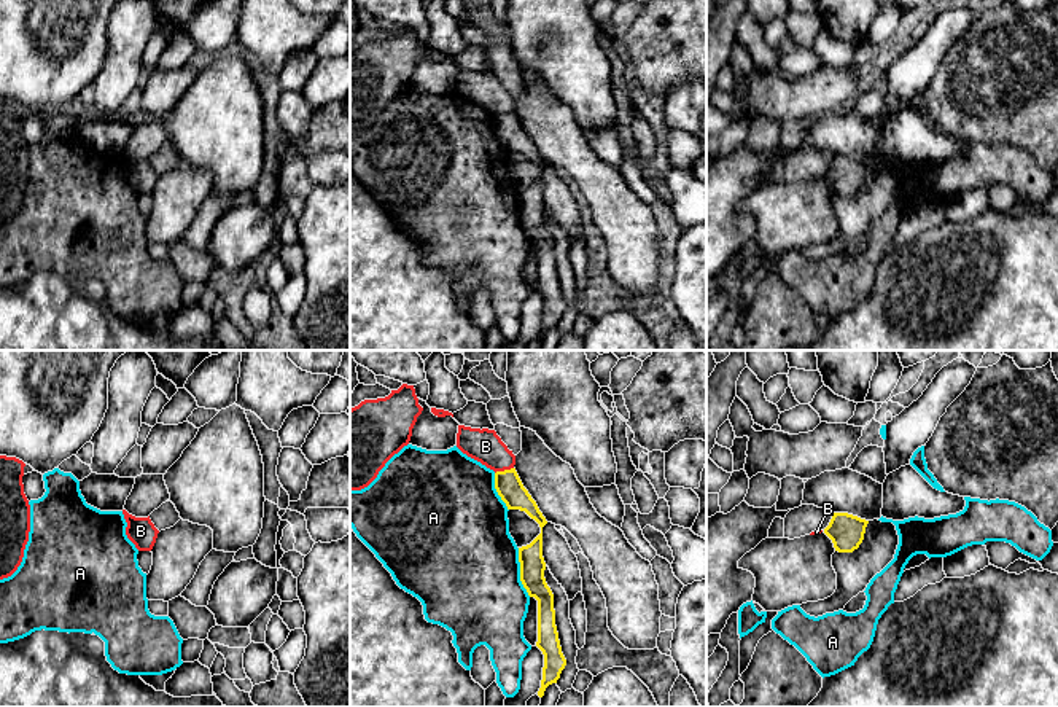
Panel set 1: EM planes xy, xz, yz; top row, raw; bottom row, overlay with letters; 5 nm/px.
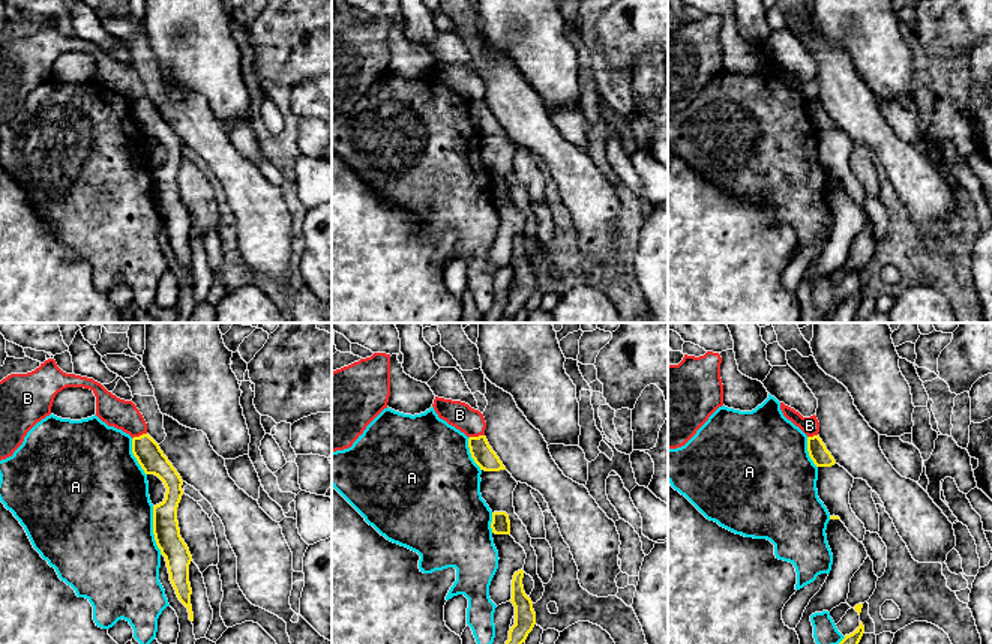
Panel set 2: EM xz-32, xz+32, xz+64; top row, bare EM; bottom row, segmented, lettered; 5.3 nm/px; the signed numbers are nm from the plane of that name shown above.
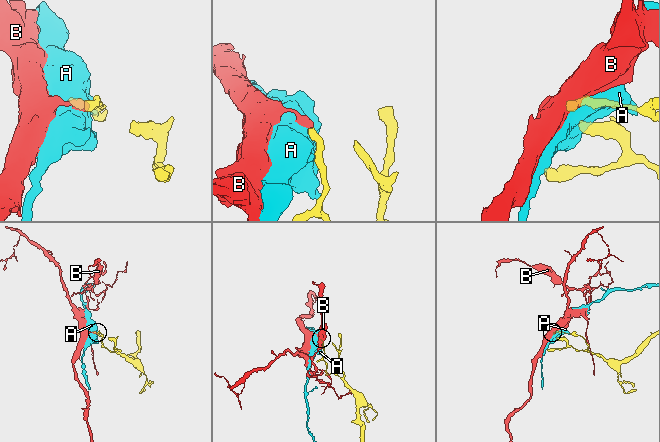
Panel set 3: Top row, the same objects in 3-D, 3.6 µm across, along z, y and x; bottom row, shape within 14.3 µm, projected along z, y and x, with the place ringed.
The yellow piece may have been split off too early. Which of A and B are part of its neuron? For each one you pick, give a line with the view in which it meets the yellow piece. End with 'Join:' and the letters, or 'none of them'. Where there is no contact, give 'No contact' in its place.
Join: none of them

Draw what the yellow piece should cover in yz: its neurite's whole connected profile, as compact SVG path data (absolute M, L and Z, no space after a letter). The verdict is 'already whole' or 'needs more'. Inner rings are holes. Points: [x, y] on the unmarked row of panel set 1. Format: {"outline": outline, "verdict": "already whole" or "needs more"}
{"outline": "M834 156L824 177L832 183L835 194L853 196L864 183L869 164L848 156Z", "verdict": "already whole"}

